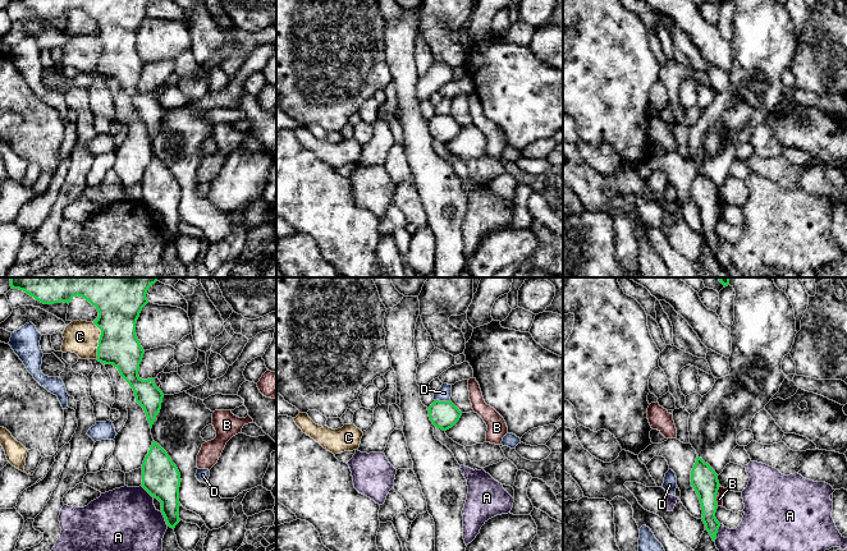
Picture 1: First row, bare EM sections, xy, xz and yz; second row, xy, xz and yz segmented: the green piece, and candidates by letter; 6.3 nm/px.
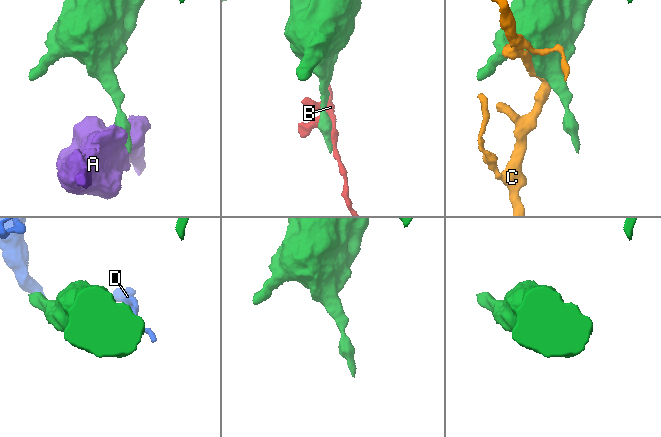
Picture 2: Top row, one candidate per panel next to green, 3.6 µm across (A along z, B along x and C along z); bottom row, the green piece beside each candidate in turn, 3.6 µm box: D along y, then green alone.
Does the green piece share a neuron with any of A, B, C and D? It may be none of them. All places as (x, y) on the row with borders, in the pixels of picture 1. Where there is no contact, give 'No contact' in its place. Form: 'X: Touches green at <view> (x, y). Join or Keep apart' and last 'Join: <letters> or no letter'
A: Touches green at yz (717, 532). Keep apart
B: Touches green at yz (715, 501). Keep apart
C: Touches green at xy (99, 340). Keep apart
D: Touches green at xz (443, 402). Keep apart
Join: no letter

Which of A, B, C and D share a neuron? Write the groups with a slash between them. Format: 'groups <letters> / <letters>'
groups A / B / C / D

